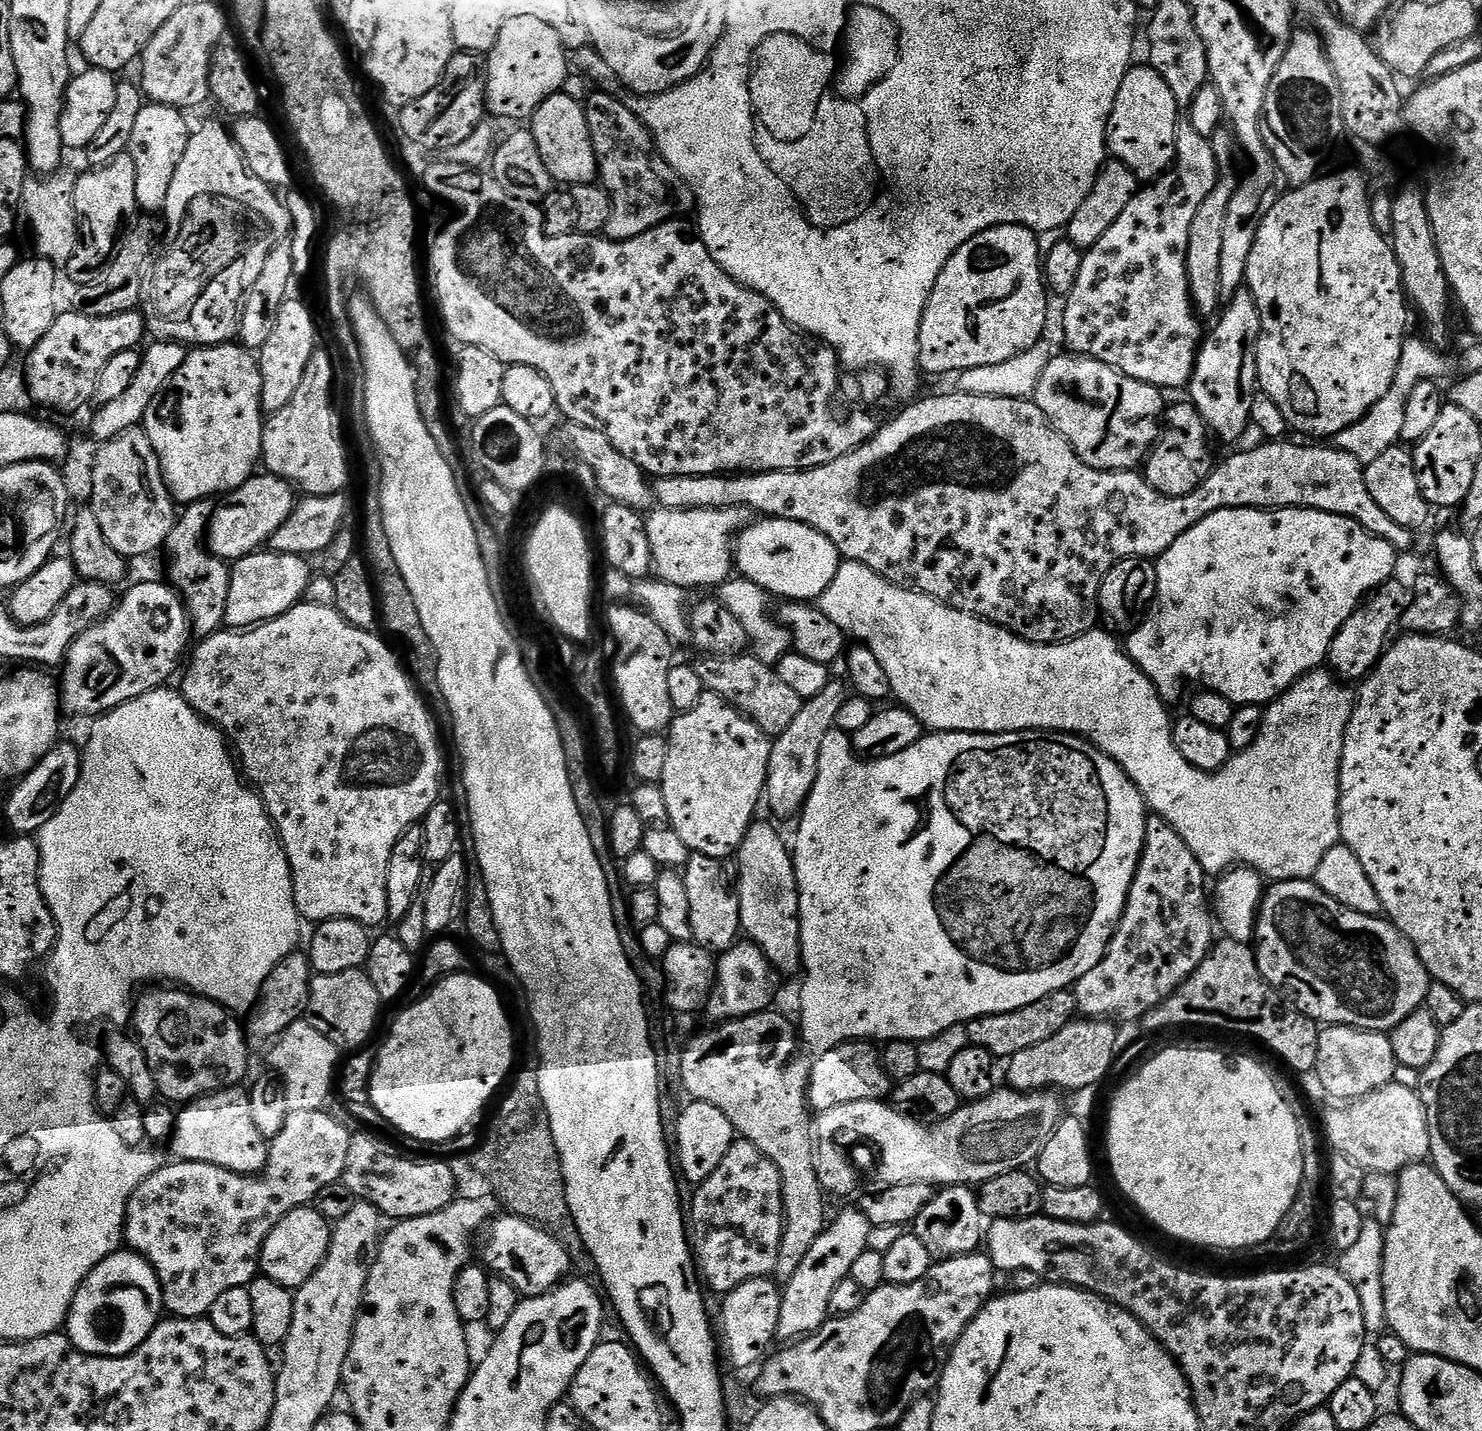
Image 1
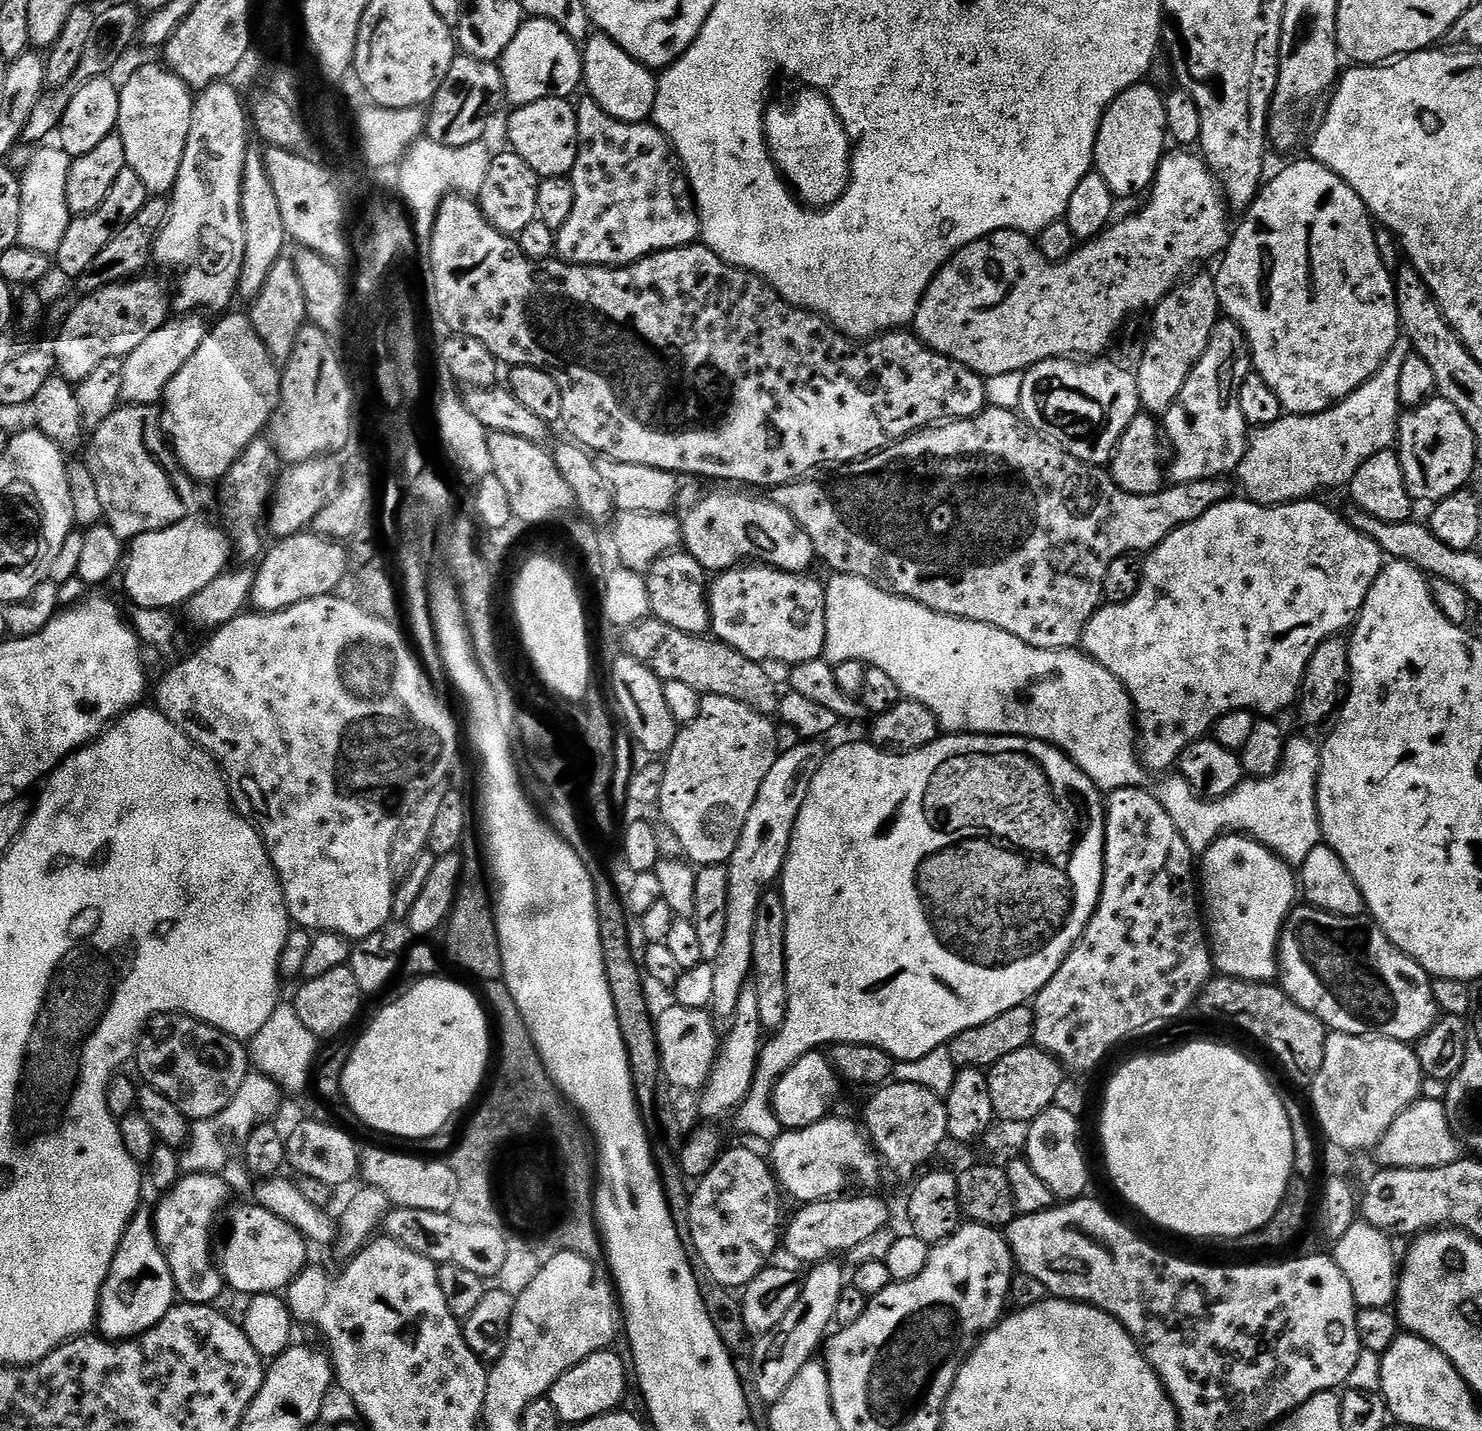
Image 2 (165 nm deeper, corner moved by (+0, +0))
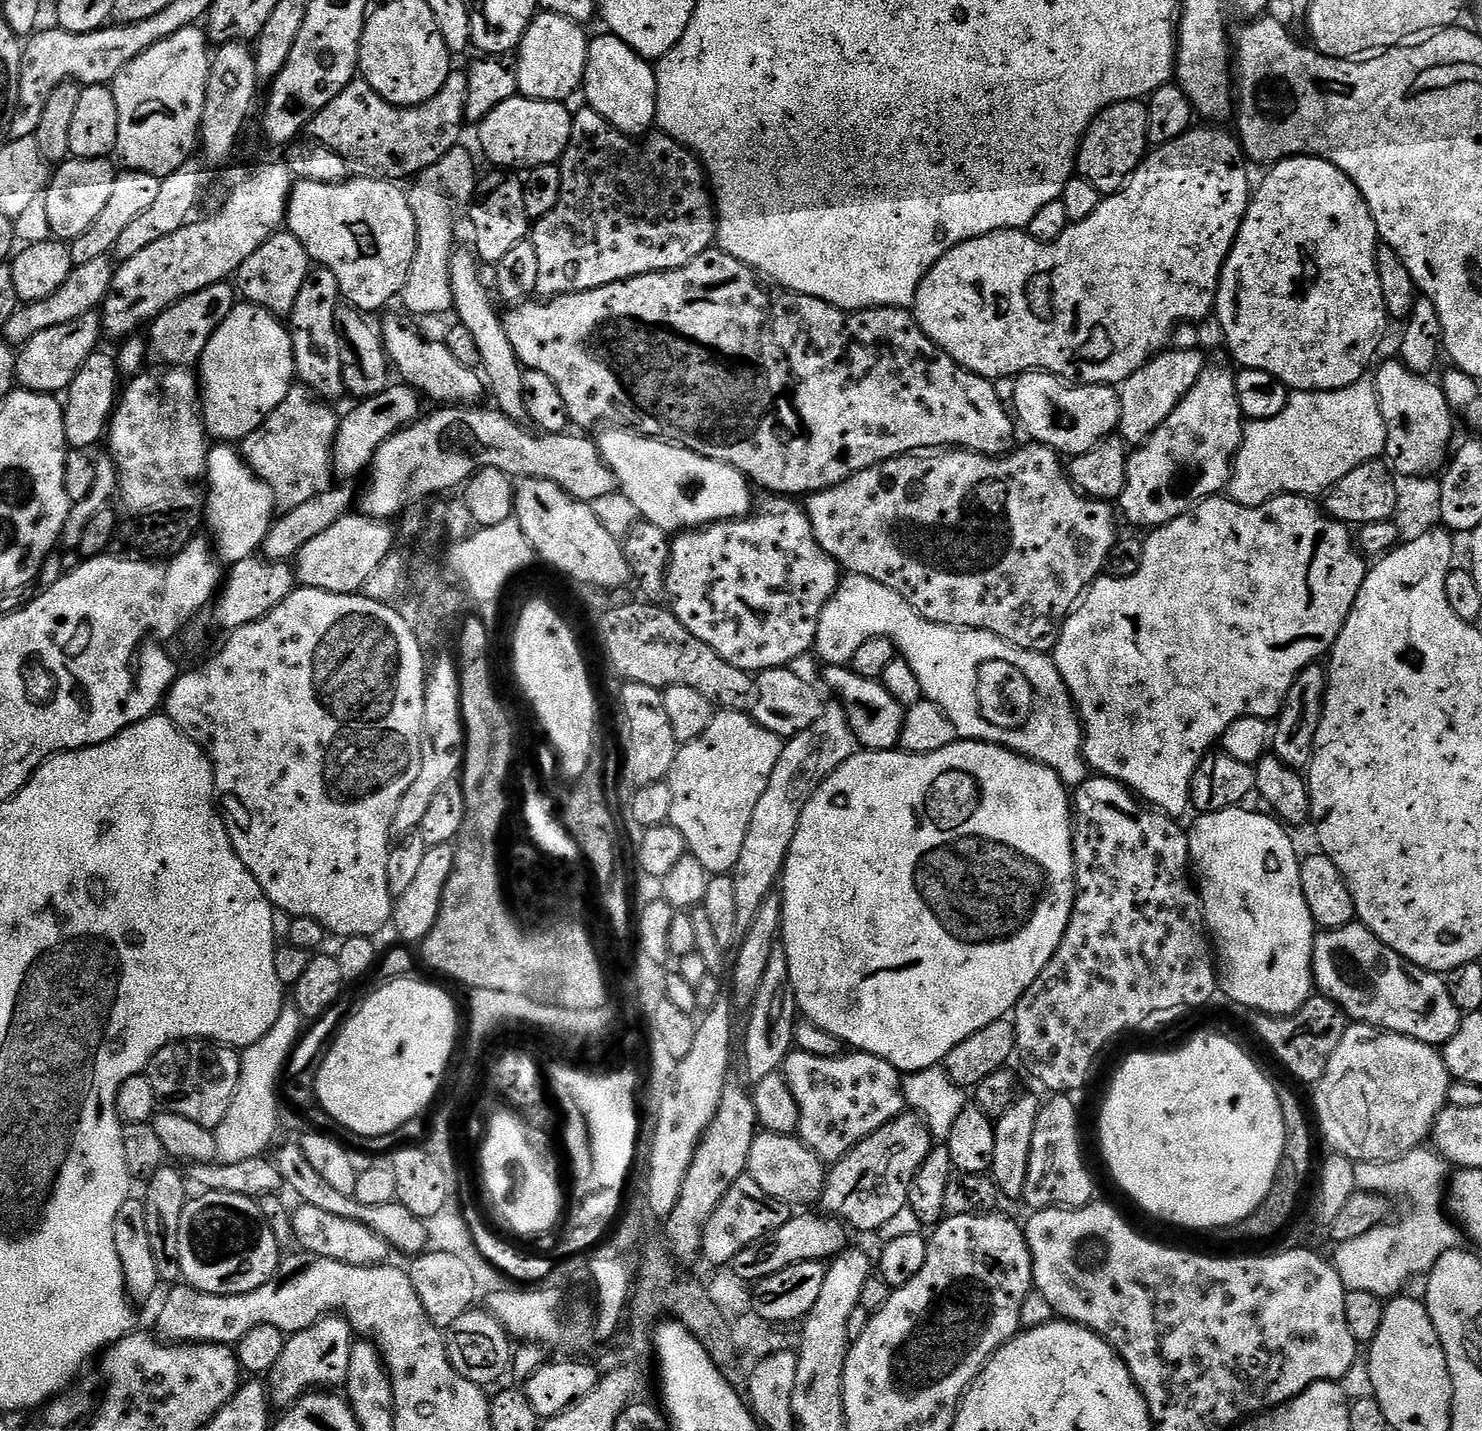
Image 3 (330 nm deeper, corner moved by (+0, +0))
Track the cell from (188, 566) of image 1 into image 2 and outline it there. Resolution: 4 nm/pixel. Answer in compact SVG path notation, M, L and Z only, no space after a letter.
M257 438L250 442L243 454L230 466L230 470L219 481L220 516L230 541L230 552L235 563L240 566L252 566L263 557L266 551L266 517L272 494L280 483L282 461L271 439Z

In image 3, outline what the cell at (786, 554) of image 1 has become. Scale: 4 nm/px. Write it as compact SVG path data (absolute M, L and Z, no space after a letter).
M609 427L608 432L598 436L600 457L608 463L612 473L616 475L619 491L636 507L637 513L647 523L666 530L669 534L679 534L685 530L707 528L720 520L738 520L753 511L753 485L734 466L726 462L718 462L714 458L706 458L702 454L681 448L680 445L666 440L658 440L644 436L641 432L633 432L631 428Z

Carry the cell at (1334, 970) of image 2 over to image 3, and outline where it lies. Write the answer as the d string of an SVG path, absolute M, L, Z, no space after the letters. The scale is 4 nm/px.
M1359 922L1317 931L1312 946L1312 982L1315 991L1334 1001L1349 1021L1397 1032L1423 1044L1443 1046L1460 1025L1462 1013L1450 998L1447 979L1414 966Z

